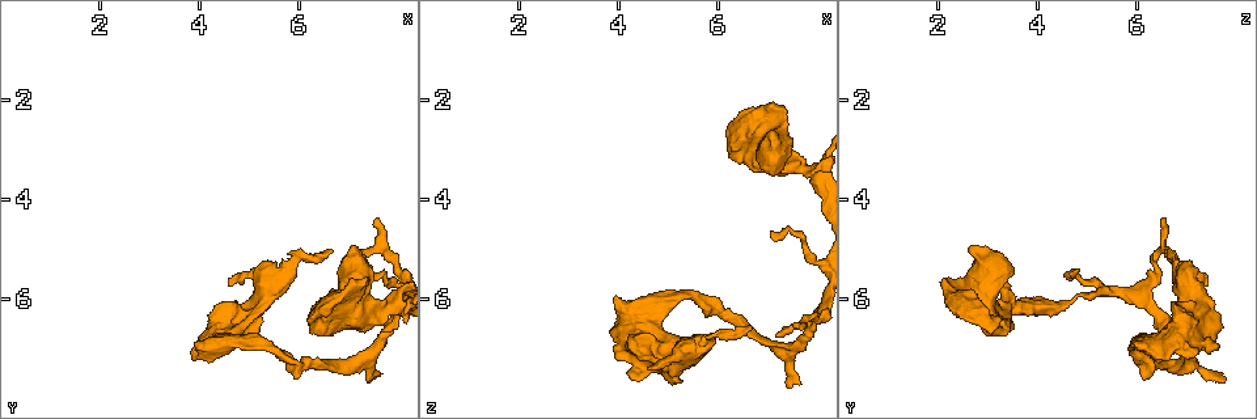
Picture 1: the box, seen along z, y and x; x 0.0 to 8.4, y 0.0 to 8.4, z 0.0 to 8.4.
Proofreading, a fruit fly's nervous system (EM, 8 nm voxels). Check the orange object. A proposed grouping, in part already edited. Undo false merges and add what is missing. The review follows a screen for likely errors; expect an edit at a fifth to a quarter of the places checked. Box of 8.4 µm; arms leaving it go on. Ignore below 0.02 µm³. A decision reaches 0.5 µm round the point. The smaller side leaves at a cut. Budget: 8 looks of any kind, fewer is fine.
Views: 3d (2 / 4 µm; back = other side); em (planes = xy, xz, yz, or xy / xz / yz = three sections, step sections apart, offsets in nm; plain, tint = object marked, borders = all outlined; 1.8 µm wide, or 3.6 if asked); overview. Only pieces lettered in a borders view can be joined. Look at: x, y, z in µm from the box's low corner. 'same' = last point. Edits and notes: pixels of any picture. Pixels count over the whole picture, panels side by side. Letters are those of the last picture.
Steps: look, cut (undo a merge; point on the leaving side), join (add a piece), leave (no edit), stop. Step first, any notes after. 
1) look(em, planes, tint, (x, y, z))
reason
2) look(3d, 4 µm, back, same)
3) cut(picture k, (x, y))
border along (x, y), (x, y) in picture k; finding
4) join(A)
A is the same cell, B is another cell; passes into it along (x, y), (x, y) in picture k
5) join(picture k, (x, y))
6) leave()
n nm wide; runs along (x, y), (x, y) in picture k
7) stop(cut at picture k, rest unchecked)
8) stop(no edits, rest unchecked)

look(3d, 2 µm, (7.40, 7.50, 7.80))
tapers out

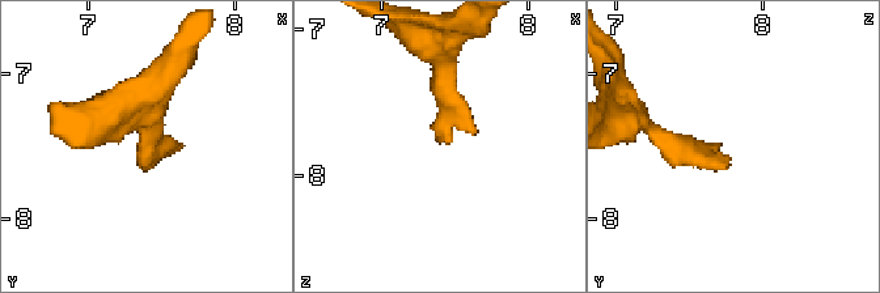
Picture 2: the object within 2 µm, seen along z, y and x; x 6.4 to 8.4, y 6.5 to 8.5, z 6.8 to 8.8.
look(em, xz, step 16, borders, (7.46, 7.56, 7.76))

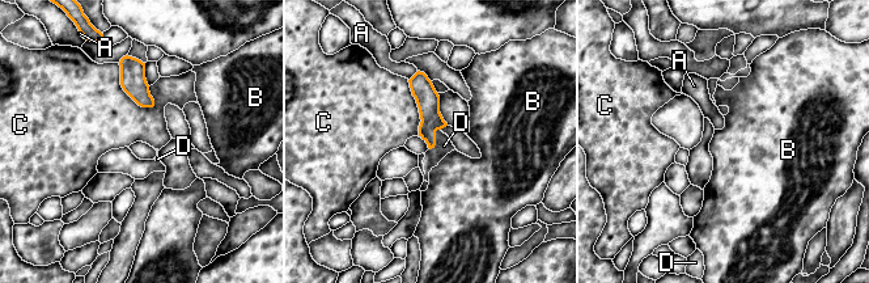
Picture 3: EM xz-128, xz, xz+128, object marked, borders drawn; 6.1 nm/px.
look(em, planes, borders, same)

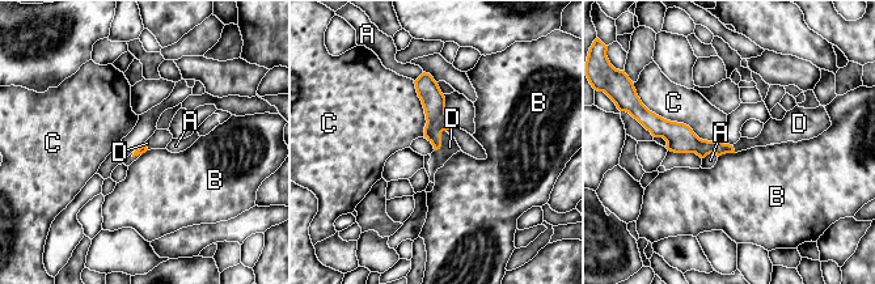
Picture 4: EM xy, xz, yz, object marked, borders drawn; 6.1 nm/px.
join(D)
D is the same cell, A, B and C are other cells; passes into it along (434, 102), (440, 140), (449, 147) in picture 4; it goes on there

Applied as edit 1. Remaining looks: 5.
look(3d, 4 µm, (3.95, 7.15, 7.20))
thick end

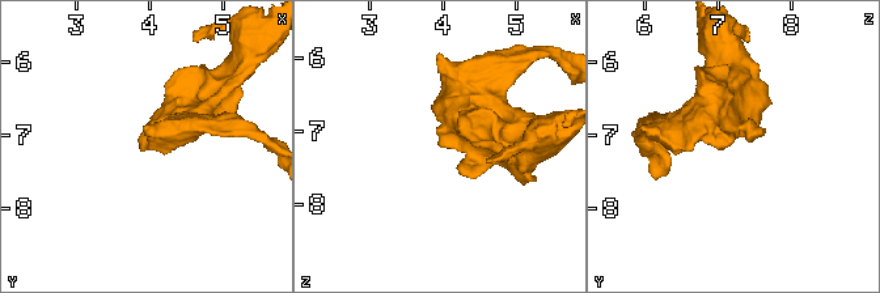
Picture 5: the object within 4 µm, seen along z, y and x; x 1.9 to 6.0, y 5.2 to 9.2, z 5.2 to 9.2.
look(em, xz, step 8, tint, (4.05, 7.15, 7.20))
now the EM

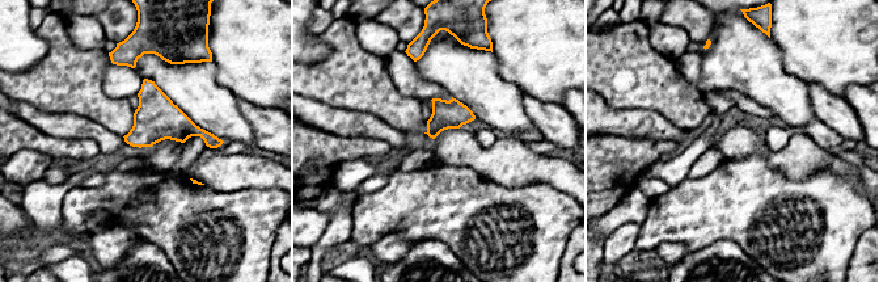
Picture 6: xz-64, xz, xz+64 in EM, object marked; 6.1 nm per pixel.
look(em, xz, step 8, borders, same)
what lies round it

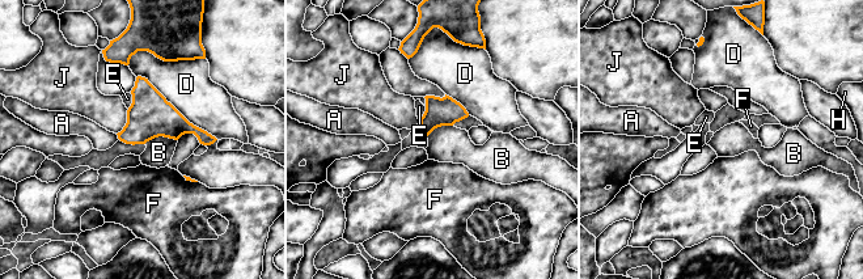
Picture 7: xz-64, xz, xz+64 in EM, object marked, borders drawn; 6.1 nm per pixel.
leave()
A, B, D, E, F, H and J are other cells; border along (177, 139), (157, 136), (144, 143) in picture 7; no lettered piece goes on from it

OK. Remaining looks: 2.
look(em, planes, tint, (6.40, 6.20, 2.25))
free end

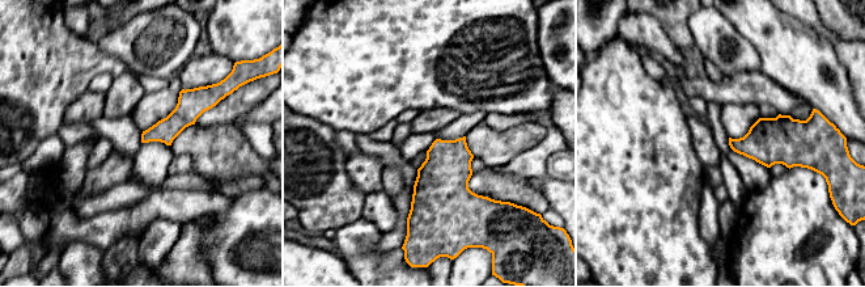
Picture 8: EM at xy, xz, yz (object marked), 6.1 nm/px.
look(em, planes, borders, same)
see the neighbours

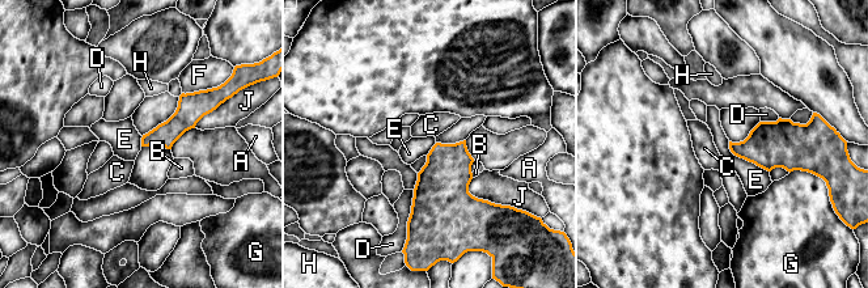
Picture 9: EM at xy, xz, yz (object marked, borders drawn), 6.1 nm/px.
leave()
A, B, C, D, E, F, G, H and J are other cells; border along (728, 142), (735, 155), (769, 172) in picture 9; no lettered piece goes on from it

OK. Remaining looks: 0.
stop(join at picture 4, rest unchecked)

